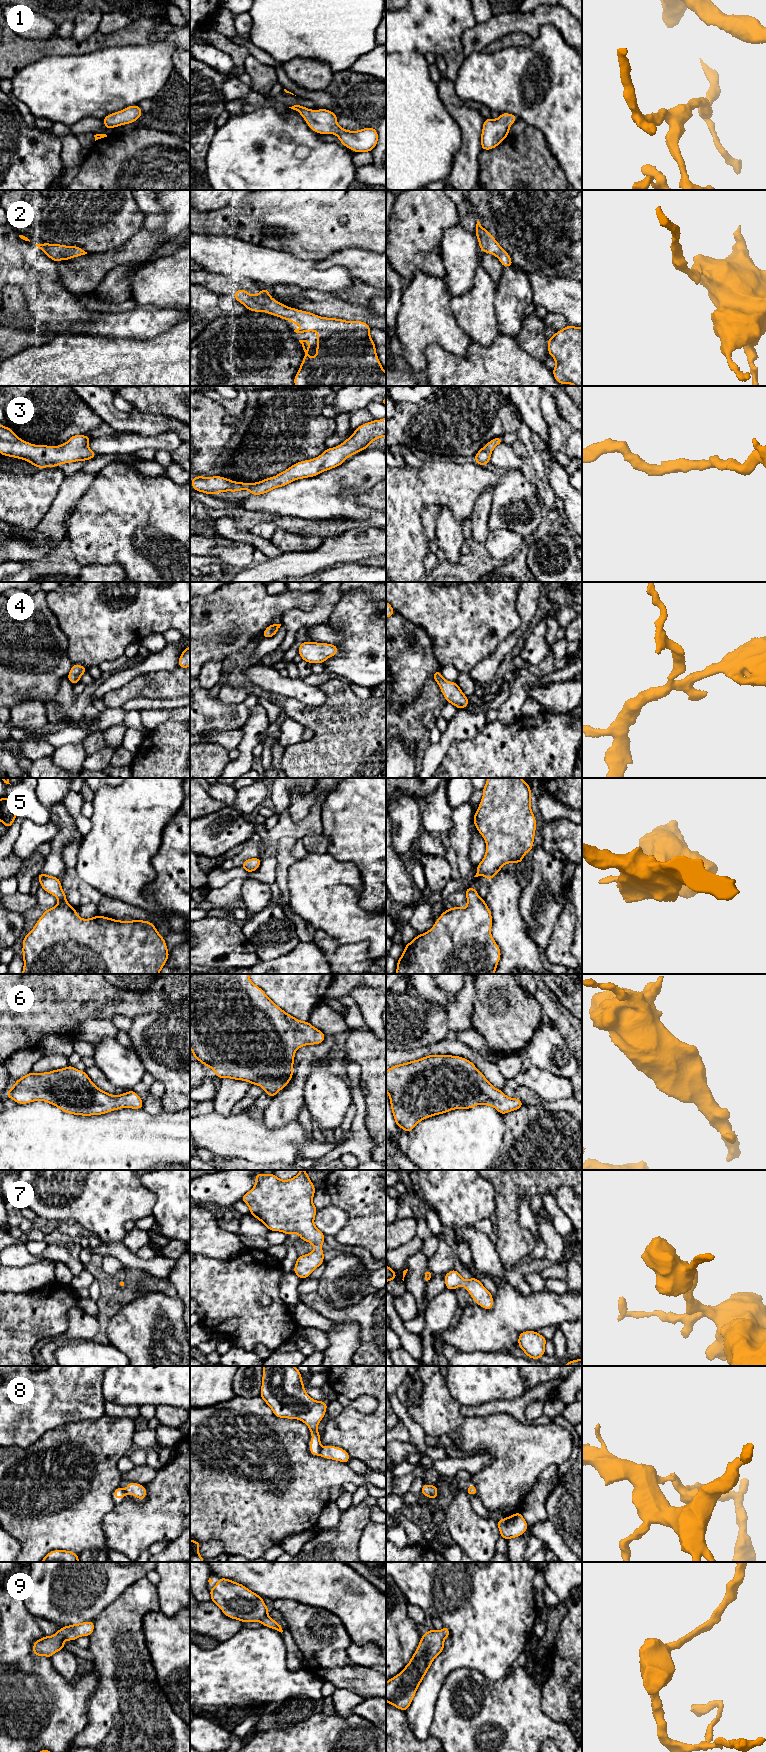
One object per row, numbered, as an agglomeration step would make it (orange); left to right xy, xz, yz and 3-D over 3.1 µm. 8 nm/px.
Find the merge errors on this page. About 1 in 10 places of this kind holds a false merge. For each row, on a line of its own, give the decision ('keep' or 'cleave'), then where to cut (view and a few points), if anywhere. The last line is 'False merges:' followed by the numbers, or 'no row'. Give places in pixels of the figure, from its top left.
1: keep; no cut
2: keep; no cut
3: keep; no cut
4: keep; no cut
5: keep; no cut
6: keep; no cut
7: keep; no cut
8: keep; no cut
9: keep; no cut
False merges: no row

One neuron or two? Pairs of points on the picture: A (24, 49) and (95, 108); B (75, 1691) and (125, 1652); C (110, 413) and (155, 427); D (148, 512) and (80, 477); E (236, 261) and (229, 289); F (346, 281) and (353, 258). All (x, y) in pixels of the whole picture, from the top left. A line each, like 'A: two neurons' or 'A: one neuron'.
A: two neurons
B: two neurons
C: one neuron
D: two neurons
E: two neurons
F: two neurons

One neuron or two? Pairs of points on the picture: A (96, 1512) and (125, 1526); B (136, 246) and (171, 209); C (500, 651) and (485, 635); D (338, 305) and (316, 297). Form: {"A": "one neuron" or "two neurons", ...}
{"A": "two neurons", "B": "two neurons", "C": "two neurons", "D": "one neuron"}

